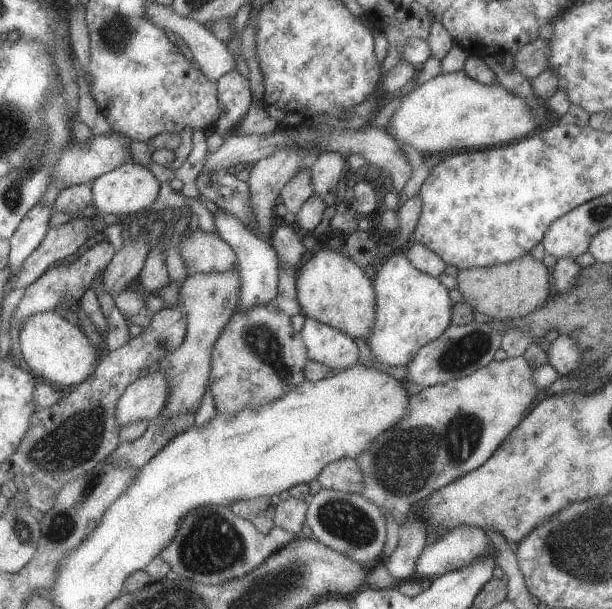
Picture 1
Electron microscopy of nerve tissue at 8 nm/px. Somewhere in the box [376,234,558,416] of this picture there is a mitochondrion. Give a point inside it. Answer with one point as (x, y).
(468, 349)

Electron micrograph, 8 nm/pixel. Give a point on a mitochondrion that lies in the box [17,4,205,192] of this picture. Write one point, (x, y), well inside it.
(115, 33)

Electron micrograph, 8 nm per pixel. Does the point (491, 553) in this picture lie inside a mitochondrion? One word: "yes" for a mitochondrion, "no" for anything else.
no

